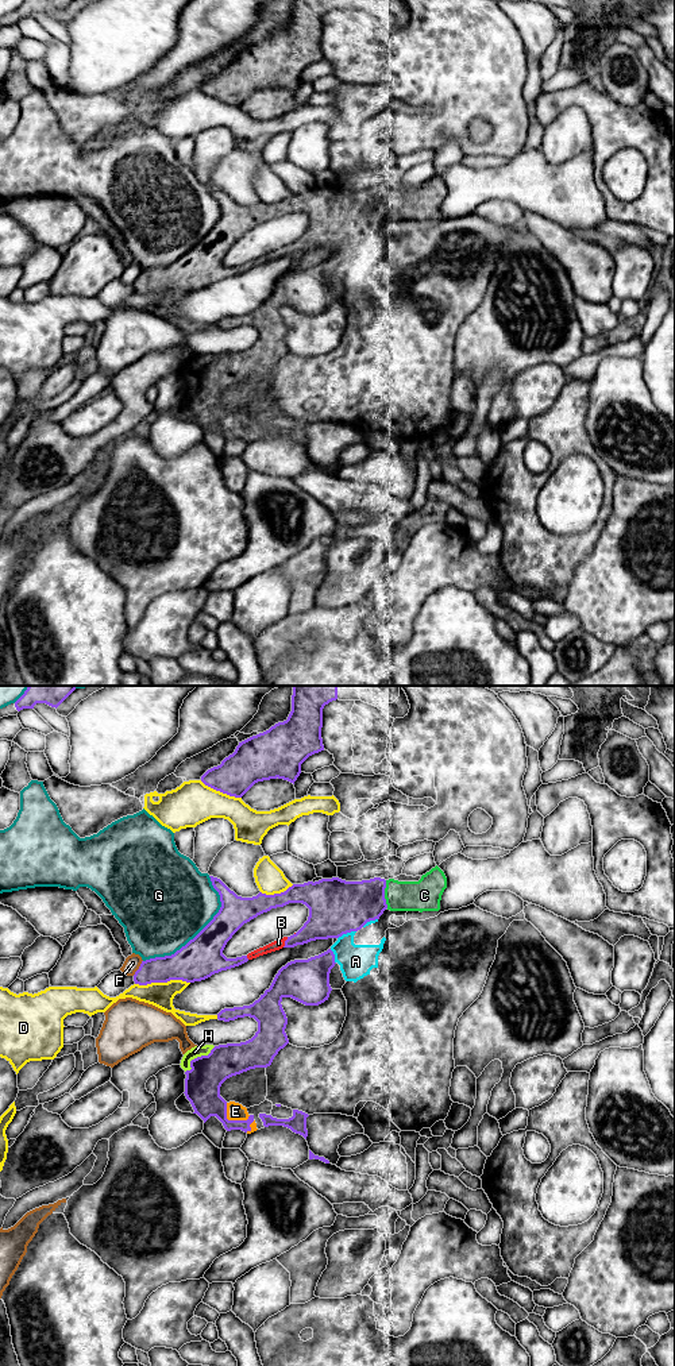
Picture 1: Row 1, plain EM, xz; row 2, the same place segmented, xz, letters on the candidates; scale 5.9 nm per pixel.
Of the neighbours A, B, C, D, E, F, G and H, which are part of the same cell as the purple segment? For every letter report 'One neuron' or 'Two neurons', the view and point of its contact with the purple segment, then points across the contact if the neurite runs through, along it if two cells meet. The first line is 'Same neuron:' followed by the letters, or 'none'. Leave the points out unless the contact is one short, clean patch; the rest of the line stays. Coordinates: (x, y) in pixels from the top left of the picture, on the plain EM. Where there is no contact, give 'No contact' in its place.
Same neuron: A, B, C, E, H
A: One neuron. Touches purple at xz (346, 242)
B: One neuron. Touches purple at xz (285, 251)
C: One neuron. Touches purple at xz (384, 203)
D: Two neurons. Touches purple at xz (162, 290)
E: One neuron. Touches purple at xz (231, 429). Path across: xz (203, 398), (231, 429), (235, 420)
F: Two neurons. Touches purple at xz (139, 277)
G: Two neurons. Touches purple at xz (200, 240)
H: One neuron. Touches purple at xz (197, 366)

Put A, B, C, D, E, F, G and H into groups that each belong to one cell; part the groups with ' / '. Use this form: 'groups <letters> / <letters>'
groups A B C E H / D / F / G

